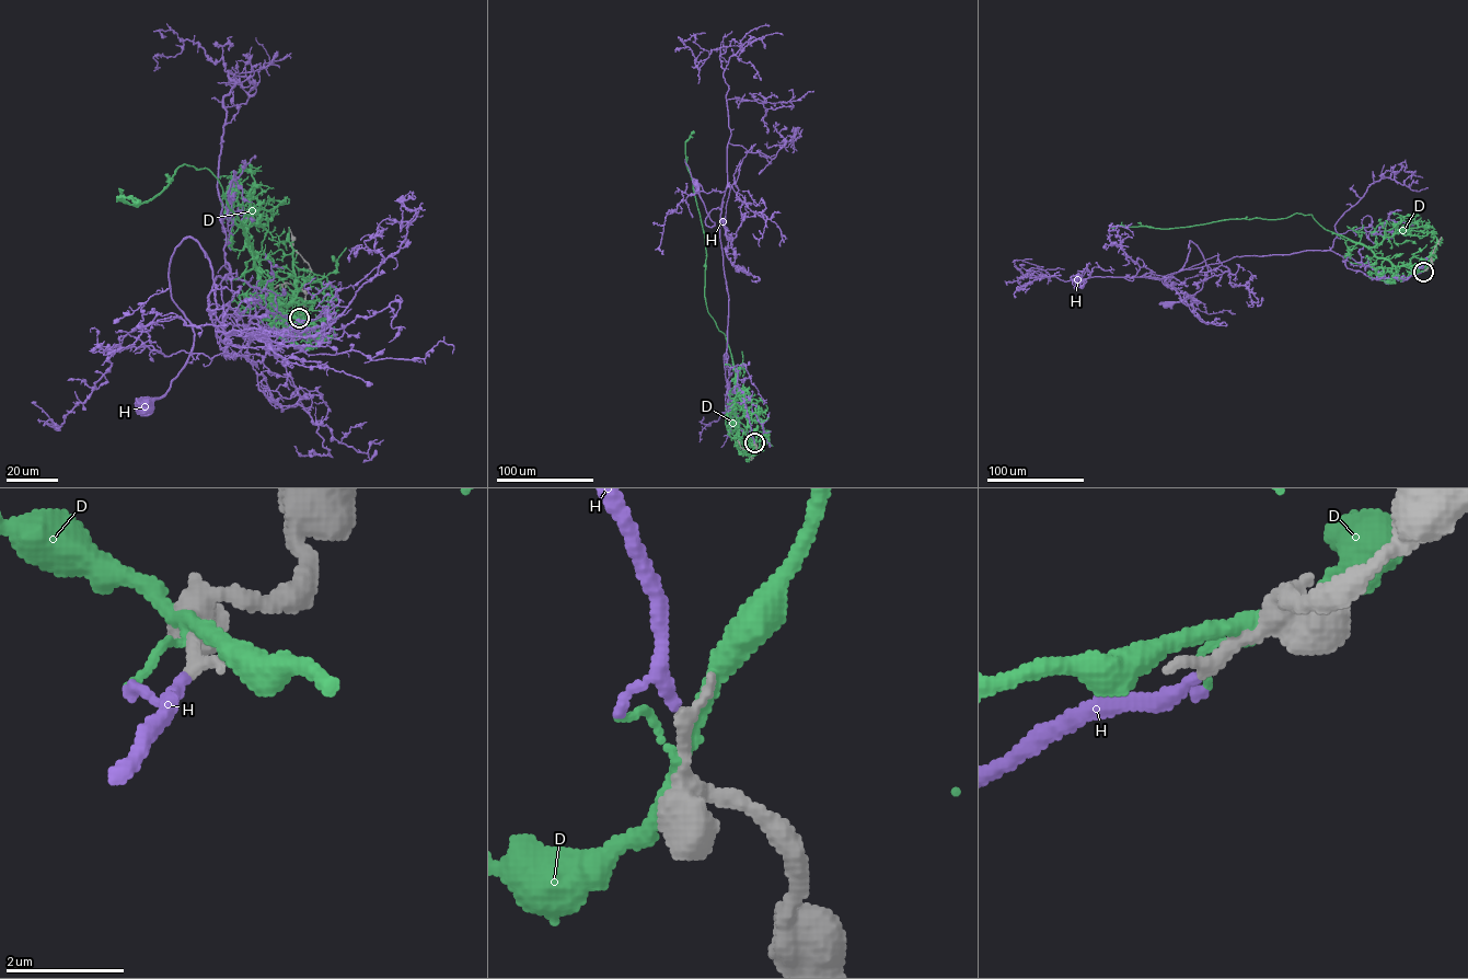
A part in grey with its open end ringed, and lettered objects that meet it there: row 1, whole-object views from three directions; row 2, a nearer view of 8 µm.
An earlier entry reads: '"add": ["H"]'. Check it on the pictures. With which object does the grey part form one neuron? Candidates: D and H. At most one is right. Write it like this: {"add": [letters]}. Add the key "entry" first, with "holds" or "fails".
{"entry": "holds", "add": ["H"]}

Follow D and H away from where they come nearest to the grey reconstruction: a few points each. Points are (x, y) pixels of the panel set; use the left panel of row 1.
D: (300, 317), (308, 319), (293, 302), (272, 301), (208, 169), (181, 165), (149, 200), (117, 200), (139, 200)
H: (298, 318), (277, 336), (227, 263), (211, 312), (210, 261), (184, 238), (169, 280), (194, 340), (148, 406)

